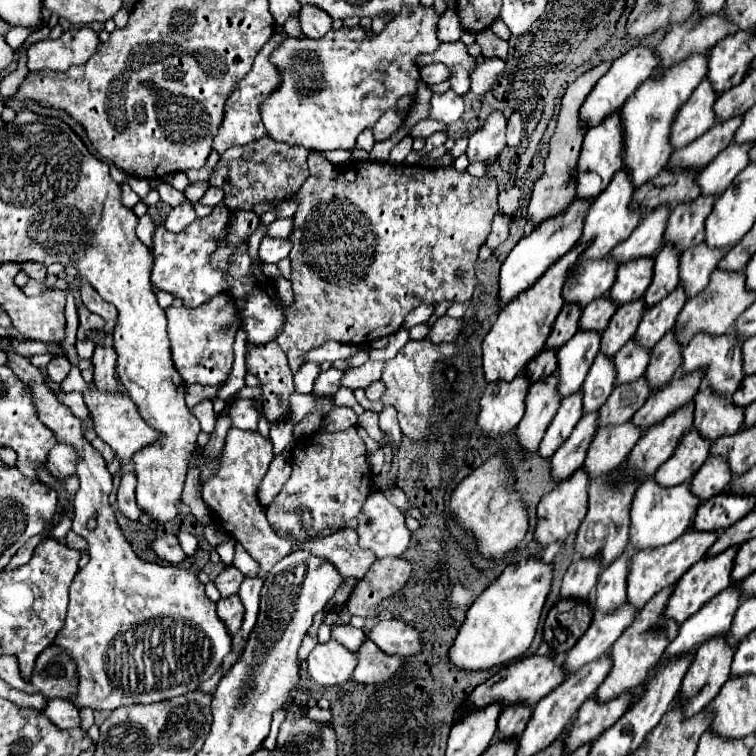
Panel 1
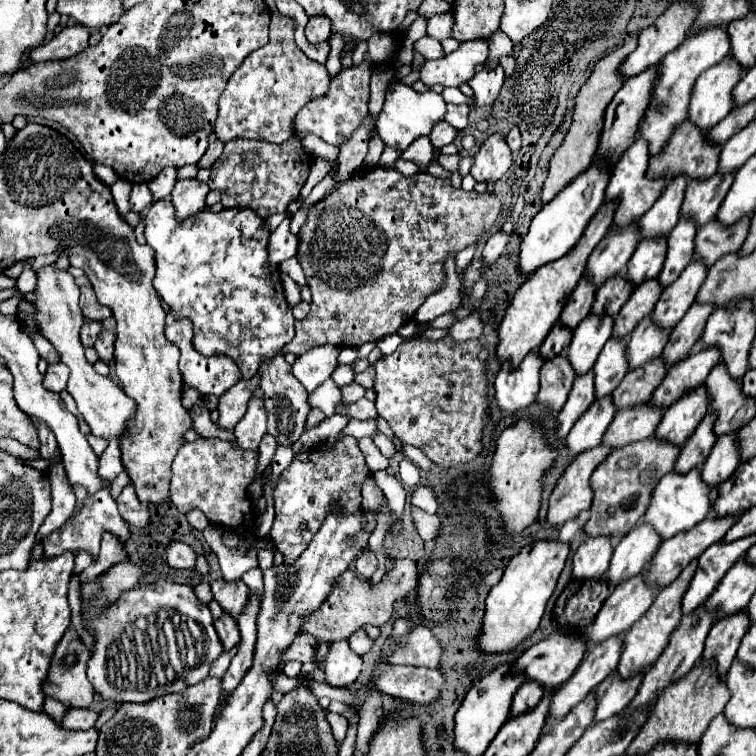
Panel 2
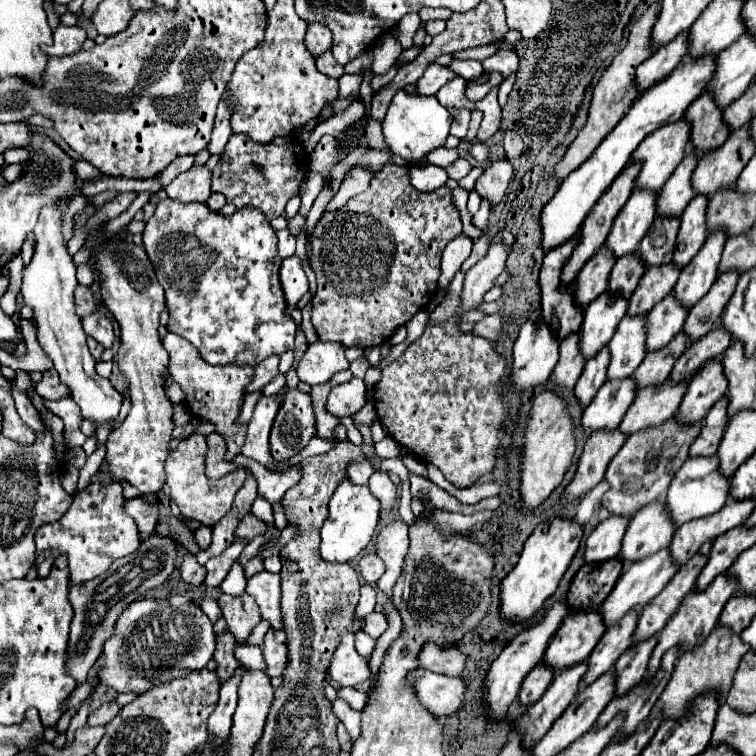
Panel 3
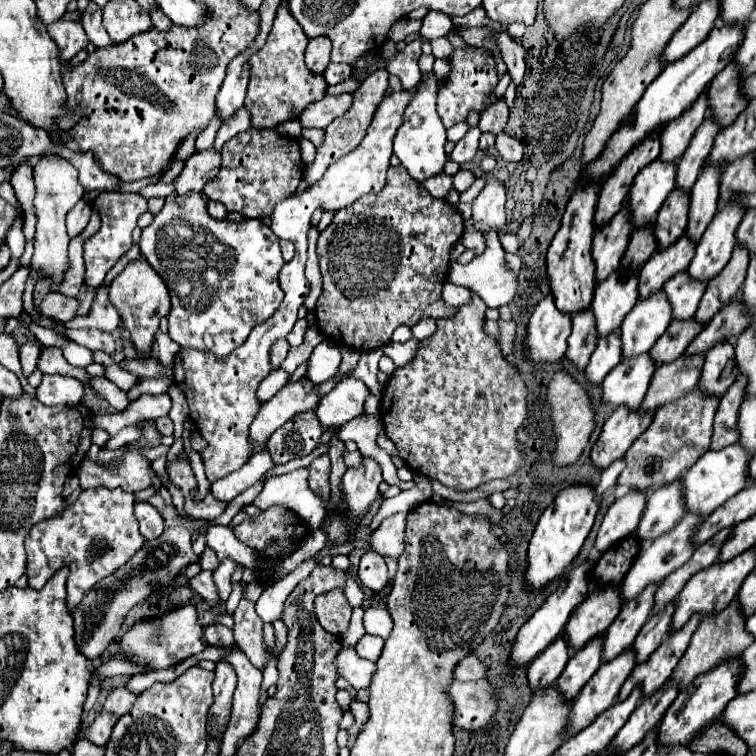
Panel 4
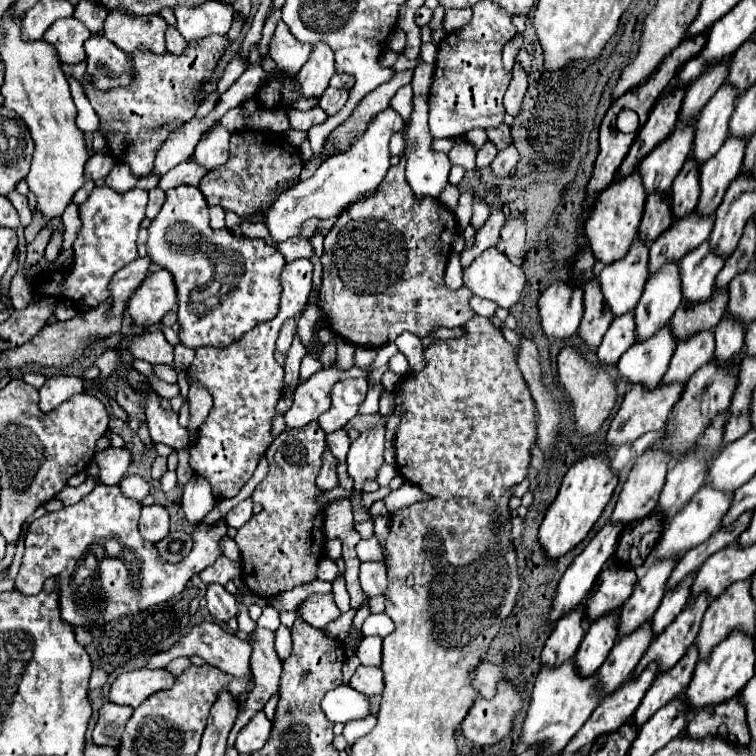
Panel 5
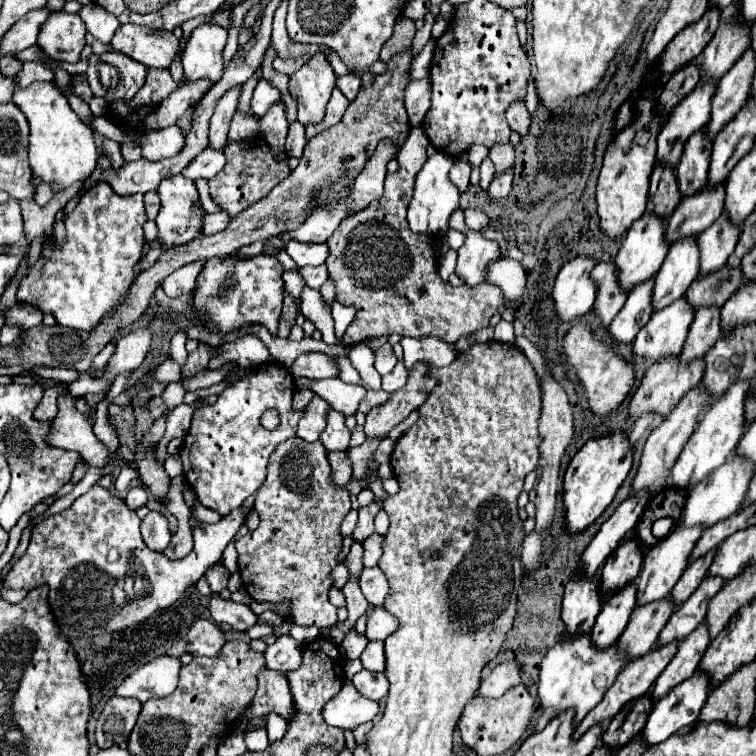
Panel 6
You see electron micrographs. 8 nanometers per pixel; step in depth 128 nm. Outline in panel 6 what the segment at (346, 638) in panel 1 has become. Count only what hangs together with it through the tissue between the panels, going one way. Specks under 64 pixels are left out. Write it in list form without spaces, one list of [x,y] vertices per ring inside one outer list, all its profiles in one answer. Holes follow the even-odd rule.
[[[368,642],[366,650],[360,656],[366,670],[372,672],[384,672],[386,670],[386,658],[384,658],[384,642]]]

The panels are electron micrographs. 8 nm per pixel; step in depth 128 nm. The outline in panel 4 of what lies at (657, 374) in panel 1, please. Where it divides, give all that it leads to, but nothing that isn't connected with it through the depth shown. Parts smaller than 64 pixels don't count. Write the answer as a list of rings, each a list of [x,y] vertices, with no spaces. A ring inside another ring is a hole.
[[[738,246],[730,262],[724,266],[724,270],[712,278],[712,282],[706,288],[706,294],[702,296],[698,312],[694,316],[696,320],[700,320],[700,324],[708,324],[712,316],[722,306],[726,306],[732,296],[740,292],[748,270],[748,260],[750,260],[750,252],[744,246]]]

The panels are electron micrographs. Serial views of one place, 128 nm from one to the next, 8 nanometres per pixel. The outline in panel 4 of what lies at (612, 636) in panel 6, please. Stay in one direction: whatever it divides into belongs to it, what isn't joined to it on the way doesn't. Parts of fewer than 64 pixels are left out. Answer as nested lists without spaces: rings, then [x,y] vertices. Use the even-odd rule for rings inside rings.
[[[596,636],[592,638],[590,644],[580,648],[568,660],[564,672],[556,680],[556,686],[568,700],[572,700],[582,690],[586,680],[592,678],[592,674],[600,668],[600,664],[602,664],[602,636]]]

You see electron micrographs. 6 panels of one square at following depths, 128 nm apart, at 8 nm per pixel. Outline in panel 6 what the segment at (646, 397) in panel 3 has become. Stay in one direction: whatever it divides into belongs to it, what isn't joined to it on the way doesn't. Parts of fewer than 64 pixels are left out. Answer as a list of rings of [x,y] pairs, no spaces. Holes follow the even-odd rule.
[[[702,306],[696,312],[696,318],[690,326],[684,350],[680,354],[682,362],[690,362],[694,358],[702,358],[708,348],[722,336],[720,328],[720,308],[718,306]]]

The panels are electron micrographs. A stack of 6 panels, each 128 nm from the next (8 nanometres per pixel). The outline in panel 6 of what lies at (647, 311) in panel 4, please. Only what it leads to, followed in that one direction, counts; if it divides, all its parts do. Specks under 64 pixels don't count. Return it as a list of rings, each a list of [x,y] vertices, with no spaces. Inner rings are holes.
[[[696,236],[680,238],[670,246],[670,252],[662,264],[662,268],[656,274],[654,284],[654,310],[660,310],[674,300],[682,298],[696,280],[700,272],[700,250],[696,244]]]

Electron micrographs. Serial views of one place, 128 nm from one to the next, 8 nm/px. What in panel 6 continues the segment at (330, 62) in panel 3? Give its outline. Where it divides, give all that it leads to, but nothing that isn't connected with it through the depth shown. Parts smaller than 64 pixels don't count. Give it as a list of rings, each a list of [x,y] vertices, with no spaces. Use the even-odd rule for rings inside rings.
[[[348,74],[348,76],[340,76],[336,80],[336,86],[342,90],[342,94],[348,100],[354,100],[356,94],[358,94],[358,90],[360,90],[360,86],[362,86],[362,80],[358,76],[354,76],[354,74]]]

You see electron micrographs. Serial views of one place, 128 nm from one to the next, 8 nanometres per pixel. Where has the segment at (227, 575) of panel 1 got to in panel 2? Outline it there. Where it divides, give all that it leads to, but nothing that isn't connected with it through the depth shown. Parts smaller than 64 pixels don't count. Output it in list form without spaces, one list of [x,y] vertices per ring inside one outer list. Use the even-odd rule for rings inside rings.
[[[214,580],[214,582],[210,582],[210,586],[212,586],[214,600],[222,606],[222,610],[226,614],[230,614],[232,618],[238,618],[244,612],[248,598],[250,598],[250,592],[242,580],[238,580],[238,582]]]

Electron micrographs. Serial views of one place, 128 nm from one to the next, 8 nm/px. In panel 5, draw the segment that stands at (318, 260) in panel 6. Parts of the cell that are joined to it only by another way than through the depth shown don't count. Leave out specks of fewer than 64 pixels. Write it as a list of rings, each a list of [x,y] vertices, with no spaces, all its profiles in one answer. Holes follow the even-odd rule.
[[[304,236],[288,238],[288,240],[280,242],[278,248],[280,248],[280,252],[284,254],[286,262],[294,262],[294,260],[298,260],[298,258],[308,258],[308,260],[310,260],[312,254],[314,254],[314,248],[312,248],[310,240],[304,238]]]

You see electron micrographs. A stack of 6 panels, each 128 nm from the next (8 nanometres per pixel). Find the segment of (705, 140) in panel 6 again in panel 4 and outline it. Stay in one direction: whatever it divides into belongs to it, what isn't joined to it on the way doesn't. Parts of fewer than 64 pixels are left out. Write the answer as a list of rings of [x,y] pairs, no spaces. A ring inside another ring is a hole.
[[[676,188],[668,194],[664,200],[656,222],[654,222],[654,236],[658,238],[658,248],[666,248],[678,240],[678,236],[684,234],[684,228],[688,224],[688,192]]]

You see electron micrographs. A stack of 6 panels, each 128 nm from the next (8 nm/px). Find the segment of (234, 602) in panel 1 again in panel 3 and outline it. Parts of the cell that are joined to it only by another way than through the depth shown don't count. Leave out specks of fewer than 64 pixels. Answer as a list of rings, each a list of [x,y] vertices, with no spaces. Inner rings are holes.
[[[224,632],[224,636],[218,636],[214,660],[218,664],[216,676],[218,676],[220,684],[230,680],[234,676],[234,672],[236,672],[236,666],[240,666],[238,660],[234,658],[234,646],[236,646],[236,640],[234,640],[234,636],[230,632]]]

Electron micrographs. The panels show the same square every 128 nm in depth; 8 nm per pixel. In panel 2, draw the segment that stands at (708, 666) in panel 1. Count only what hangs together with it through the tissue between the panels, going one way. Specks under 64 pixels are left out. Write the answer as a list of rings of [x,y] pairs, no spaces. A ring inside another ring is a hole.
[[[736,612],[736,616],[722,616],[714,622],[712,630],[708,632],[706,638],[706,648],[702,658],[716,658],[718,662],[718,672],[726,676],[736,650],[740,646],[742,636],[750,628],[750,618],[746,612]]]

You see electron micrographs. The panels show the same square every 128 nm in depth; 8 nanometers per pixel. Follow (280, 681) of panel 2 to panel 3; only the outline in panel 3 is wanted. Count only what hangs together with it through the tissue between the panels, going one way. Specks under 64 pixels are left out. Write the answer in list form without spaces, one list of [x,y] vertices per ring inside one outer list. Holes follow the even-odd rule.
[[[244,644],[244,646],[236,646],[234,656],[240,664],[248,666],[248,668],[256,668],[256,670],[264,670],[264,658],[262,658],[262,650],[260,646],[252,646],[252,644]]]

